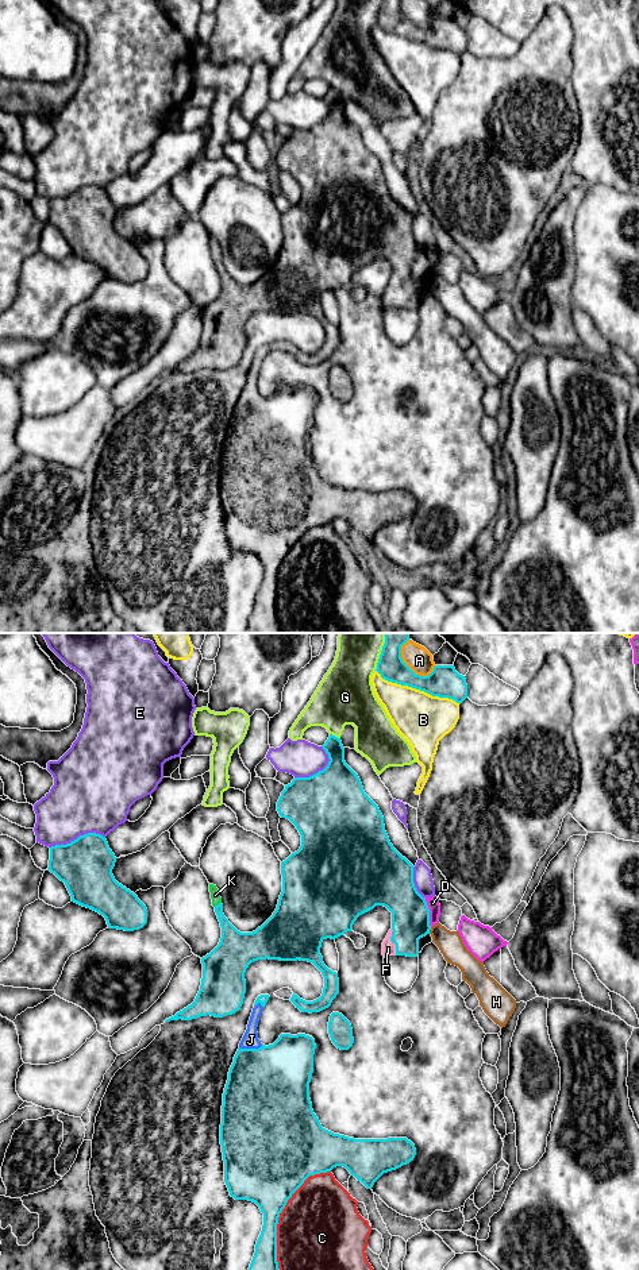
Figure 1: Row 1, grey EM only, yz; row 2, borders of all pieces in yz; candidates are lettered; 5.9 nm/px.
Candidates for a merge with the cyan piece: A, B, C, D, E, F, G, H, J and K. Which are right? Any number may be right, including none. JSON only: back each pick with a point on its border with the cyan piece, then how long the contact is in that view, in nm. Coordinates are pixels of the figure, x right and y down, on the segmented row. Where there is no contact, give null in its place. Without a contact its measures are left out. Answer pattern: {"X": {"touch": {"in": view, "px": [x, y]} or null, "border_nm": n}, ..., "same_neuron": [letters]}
{"F": {"touch": {"in": "yz", "px": [392, 942]}, "border_nm": 160}, "J": {"touch": {"in": "yz", "px": [250, 1049]}, "border_nm": 150}, "K": {"touch": {"in": "yz", "px": [218, 904]}, "border_nm": 50}, "same_neuron": ["F", "J", "K"]}

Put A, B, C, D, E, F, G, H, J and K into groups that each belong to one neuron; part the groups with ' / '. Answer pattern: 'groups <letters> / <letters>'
groups A / B / C / D / E / F J K / G / H

